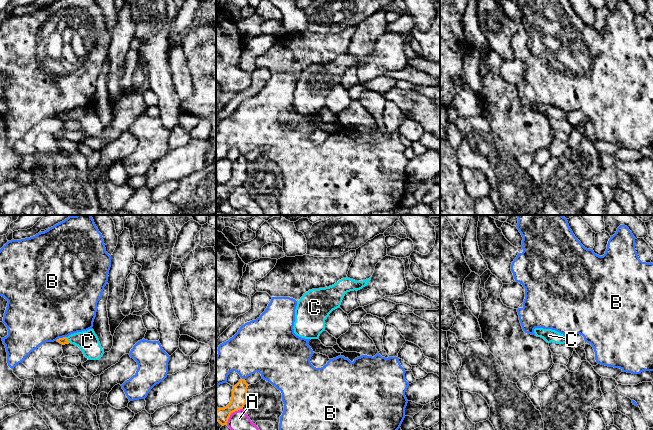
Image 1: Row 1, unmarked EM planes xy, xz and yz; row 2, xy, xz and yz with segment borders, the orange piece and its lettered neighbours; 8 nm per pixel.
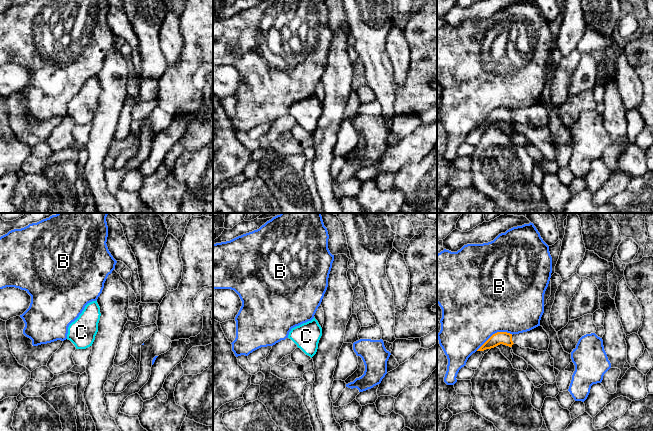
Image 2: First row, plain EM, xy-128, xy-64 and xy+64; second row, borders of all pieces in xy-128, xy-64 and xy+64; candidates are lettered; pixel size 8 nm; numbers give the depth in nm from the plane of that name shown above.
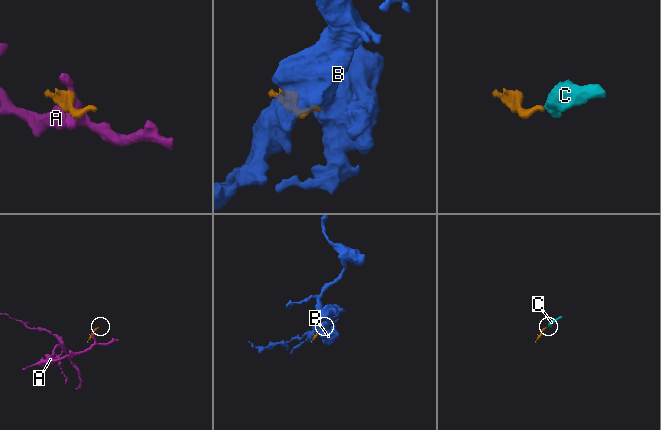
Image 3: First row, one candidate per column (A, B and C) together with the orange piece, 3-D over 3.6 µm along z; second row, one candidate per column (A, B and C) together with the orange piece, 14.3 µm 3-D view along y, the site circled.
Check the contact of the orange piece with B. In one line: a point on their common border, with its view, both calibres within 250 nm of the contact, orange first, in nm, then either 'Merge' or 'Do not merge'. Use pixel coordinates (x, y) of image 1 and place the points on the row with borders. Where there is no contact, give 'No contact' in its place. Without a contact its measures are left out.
Touches orange at xy (60, 338). Thickness 60 nm (orange) against 500 nm. Do not merge

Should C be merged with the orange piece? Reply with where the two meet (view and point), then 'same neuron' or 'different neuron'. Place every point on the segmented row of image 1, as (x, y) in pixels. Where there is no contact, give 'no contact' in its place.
meets orange in xy at (67, 340); same neuron

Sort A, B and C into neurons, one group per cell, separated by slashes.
A / B / C

